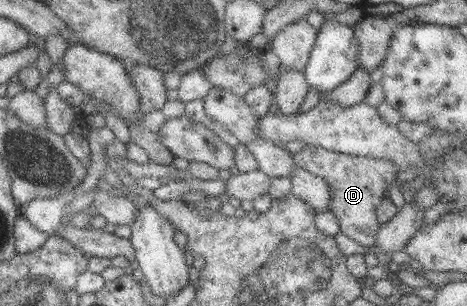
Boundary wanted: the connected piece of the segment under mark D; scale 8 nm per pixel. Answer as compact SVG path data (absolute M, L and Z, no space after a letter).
M309 144L291 156L295 166L321 178L327 184L330 193L328 210L338 219L340 233L363 247L375 245L379 227L376 207L388 195L390 185L395 183L397 166L386 159L347 155Z

